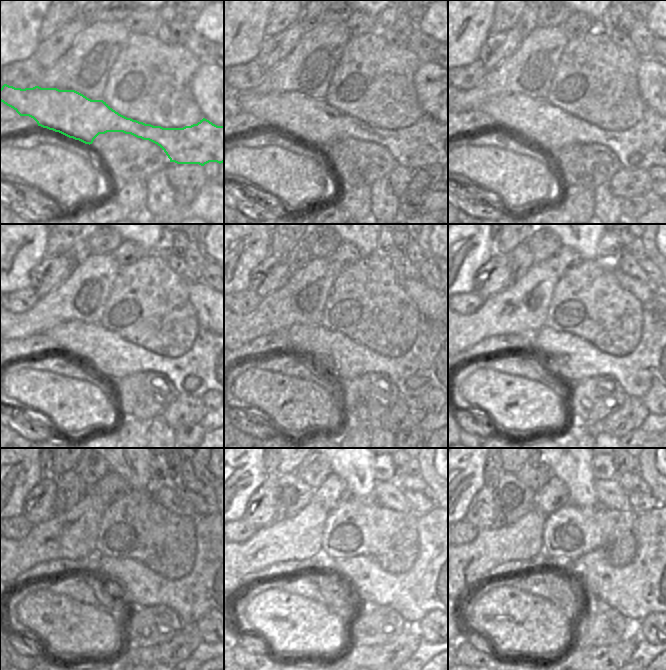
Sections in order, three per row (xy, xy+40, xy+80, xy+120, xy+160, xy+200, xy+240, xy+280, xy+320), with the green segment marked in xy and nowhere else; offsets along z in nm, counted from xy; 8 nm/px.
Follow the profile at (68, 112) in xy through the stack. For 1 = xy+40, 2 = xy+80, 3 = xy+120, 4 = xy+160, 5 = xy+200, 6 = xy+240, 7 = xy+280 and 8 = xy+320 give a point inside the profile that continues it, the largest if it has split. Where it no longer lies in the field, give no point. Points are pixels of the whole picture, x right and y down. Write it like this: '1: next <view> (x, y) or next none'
1: next xy+40 (427, 142)
2: next xy+80 (651, 142)
3: next xy+120 (203, 367)
4: next xy+160 (427, 365)
5: next xy+200 (573, 357)
6: next xy+240 (191, 595)
7: next xy+280 (417, 592)
8: next xy+320 (650, 589)

